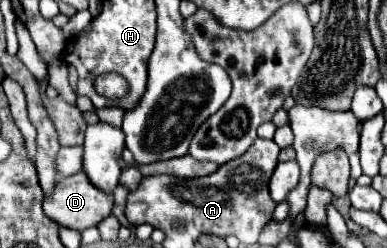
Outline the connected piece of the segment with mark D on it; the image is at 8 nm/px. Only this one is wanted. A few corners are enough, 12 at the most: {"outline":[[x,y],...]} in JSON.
{"outline":[[83,171],[43,199],[57,225],[83,231],[111,215],[113,197]]}

